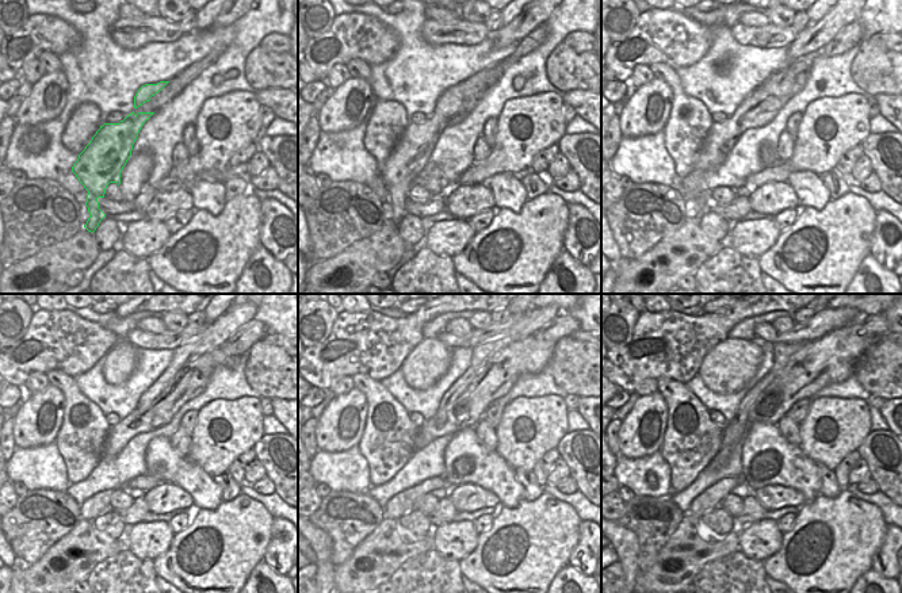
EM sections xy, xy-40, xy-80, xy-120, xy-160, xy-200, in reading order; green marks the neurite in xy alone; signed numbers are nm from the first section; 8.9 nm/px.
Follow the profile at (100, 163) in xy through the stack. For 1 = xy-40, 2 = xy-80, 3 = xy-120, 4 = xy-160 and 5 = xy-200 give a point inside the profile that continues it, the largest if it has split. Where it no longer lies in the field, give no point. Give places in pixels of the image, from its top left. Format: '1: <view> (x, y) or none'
1: xy-40 (408, 159)
2: xy-80 (760, 107)
3: xy-120 (192, 378)
4: xy-160 (531, 355)
5: xy-200 (830, 359)

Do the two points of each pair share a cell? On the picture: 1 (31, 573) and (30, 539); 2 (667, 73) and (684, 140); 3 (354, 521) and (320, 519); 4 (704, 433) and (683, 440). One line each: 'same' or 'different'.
1: different
2: same
3: same
4: same

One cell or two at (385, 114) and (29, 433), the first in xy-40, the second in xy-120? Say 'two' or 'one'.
two

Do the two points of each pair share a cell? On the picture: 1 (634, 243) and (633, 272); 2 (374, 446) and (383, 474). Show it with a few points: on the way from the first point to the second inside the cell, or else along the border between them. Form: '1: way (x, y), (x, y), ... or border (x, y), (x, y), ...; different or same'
1: border (660, 241), (637, 257), (622, 259); different
2: way (381, 452), (383, 455), (383, 467); same

